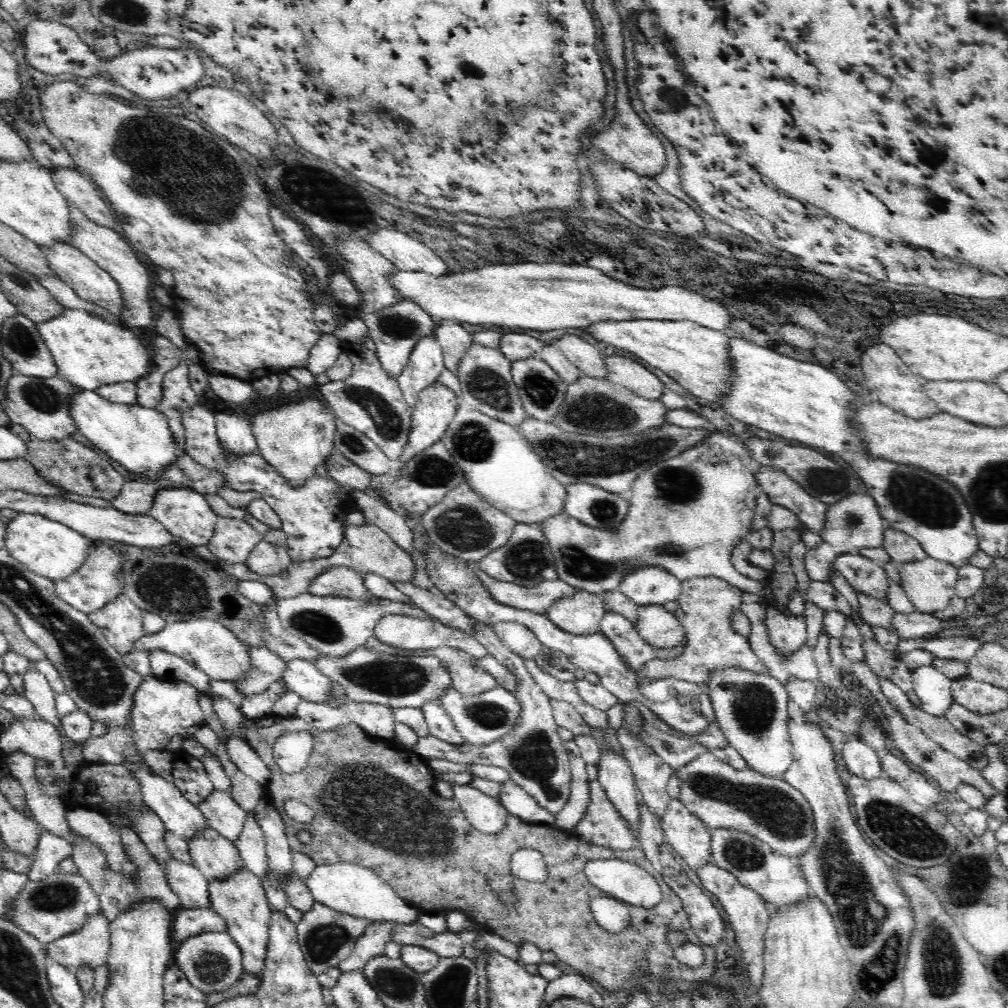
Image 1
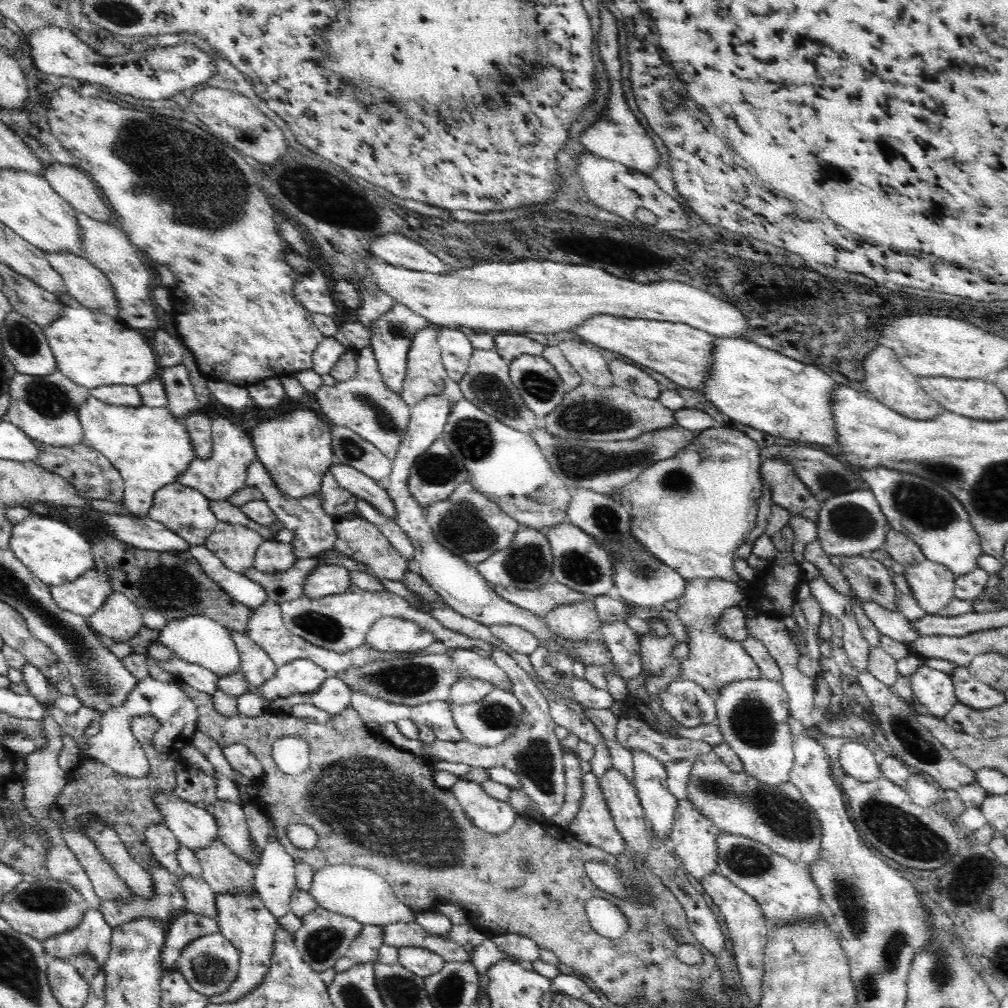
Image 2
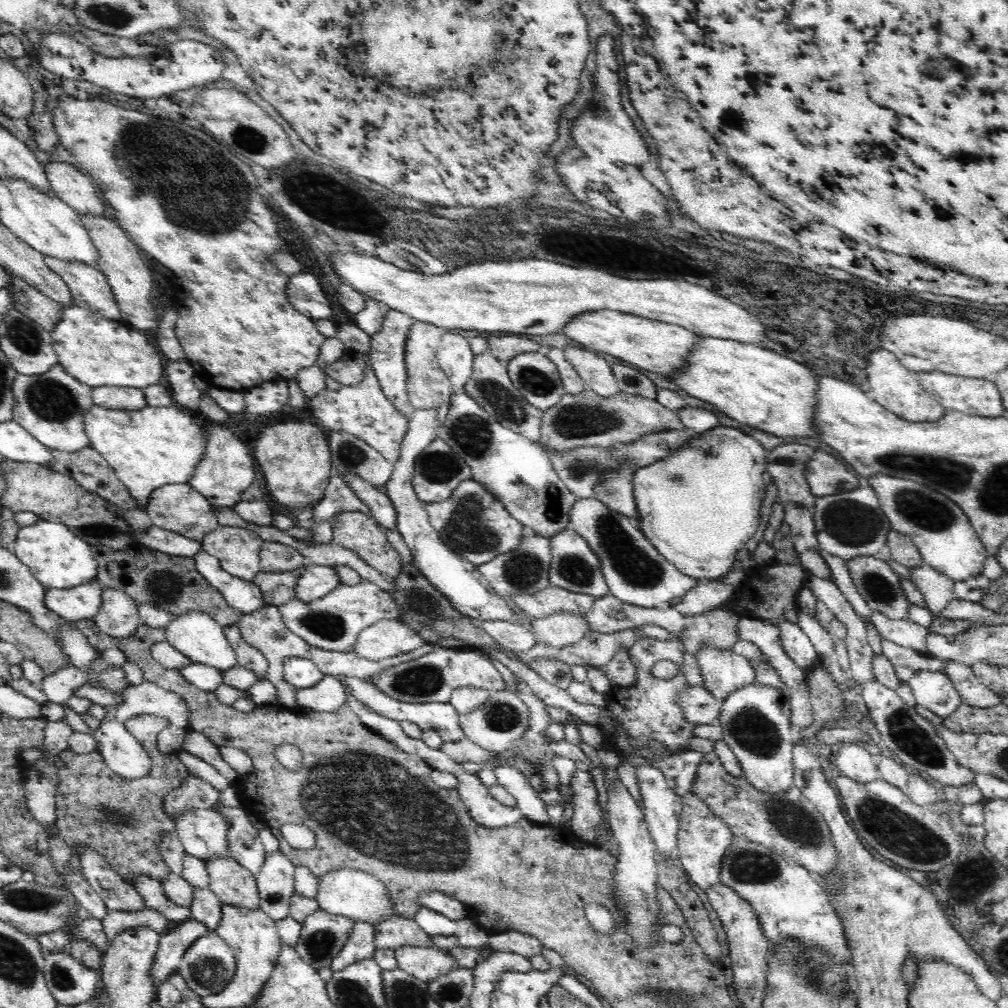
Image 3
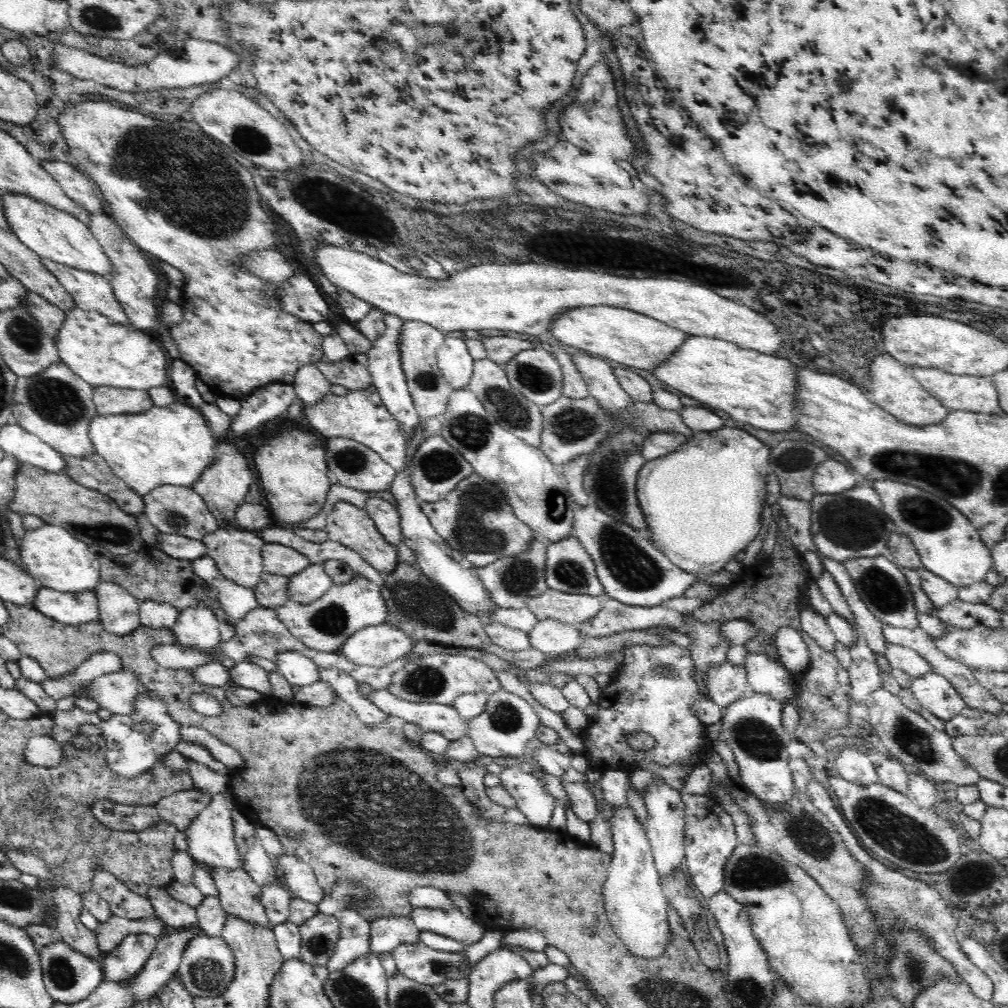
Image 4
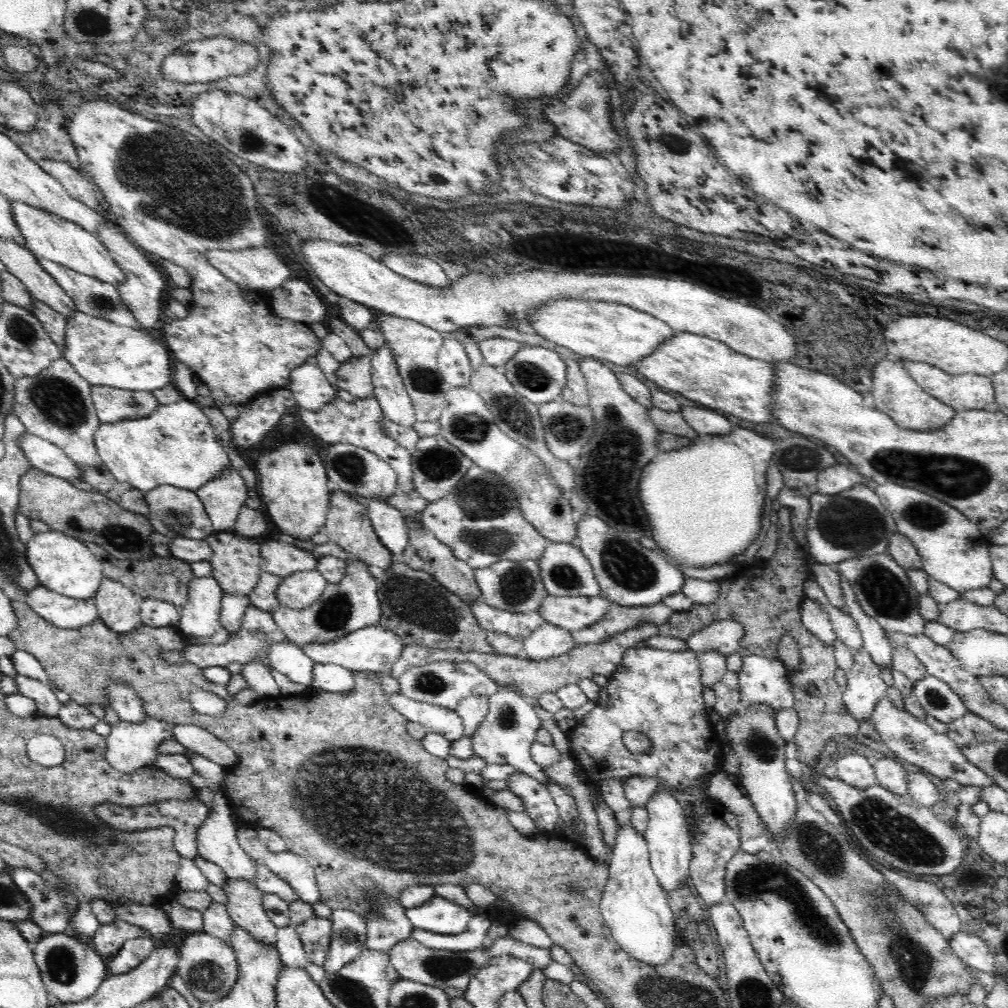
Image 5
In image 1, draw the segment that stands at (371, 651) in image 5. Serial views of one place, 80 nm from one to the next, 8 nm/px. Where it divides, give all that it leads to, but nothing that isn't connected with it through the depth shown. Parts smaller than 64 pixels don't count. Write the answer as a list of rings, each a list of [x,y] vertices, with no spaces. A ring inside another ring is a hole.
[[[404,614],[384,615],[378,620],[374,635],[386,644],[413,650],[417,653],[428,653],[432,648],[440,648],[442,646],[463,650],[478,660],[489,653],[488,649],[474,638],[474,635],[470,635],[470,633],[464,632],[462,629],[454,628],[452,625],[446,625],[446,623],[436,619],[436,617],[429,617],[428,615],[425,617]]]

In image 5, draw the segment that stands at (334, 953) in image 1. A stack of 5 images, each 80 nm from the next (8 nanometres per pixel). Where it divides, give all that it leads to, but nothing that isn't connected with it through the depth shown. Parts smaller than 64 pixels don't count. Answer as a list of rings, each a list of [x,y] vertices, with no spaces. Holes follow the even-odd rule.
[[[314,915],[306,922],[295,925],[301,937],[302,945],[307,956],[307,962],[323,965],[330,952],[334,935],[334,925],[330,917]]]

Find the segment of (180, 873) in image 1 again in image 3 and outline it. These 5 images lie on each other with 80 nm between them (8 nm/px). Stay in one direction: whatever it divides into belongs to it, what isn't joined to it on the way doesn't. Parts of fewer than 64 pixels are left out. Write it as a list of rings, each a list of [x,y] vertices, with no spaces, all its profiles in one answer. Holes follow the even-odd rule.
[[[193,887],[188,907],[192,917],[206,923],[210,929],[216,930],[221,919],[221,902],[218,895],[209,887]]]

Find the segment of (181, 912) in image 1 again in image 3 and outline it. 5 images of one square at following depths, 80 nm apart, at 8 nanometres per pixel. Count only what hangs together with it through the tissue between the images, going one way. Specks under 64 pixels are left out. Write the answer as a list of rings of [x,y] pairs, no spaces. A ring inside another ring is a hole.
[[[188,917],[180,921],[175,928],[162,934],[152,968],[152,979],[156,985],[166,976],[176,973],[186,949],[202,936],[211,936],[216,930],[210,929],[206,923]]]

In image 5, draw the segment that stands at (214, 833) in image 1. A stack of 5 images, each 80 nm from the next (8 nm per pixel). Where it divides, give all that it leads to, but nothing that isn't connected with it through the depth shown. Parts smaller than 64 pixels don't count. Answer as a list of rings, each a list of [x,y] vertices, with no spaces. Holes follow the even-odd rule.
[[[226,877],[221,884],[227,913],[234,924],[248,929],[259,942],[275,942],[277,926],[263,908],[263,892],[246,877]]]

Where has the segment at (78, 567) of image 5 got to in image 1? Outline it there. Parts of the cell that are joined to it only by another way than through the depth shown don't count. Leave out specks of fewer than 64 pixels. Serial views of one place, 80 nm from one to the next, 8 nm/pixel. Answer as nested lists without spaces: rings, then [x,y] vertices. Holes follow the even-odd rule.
[[[16,513],[5,524],[3,547],[27,570],[57,581],[74,572],[82,564],[86,556],[88,540],[90,539],[83,534],[45,516],[34,513]]]

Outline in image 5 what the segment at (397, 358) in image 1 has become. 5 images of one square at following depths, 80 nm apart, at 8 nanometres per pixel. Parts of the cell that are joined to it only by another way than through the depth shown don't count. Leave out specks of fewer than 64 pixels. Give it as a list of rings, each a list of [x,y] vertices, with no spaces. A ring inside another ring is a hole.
[[[384,341],[370,355],[373,394],[378,397],[387,420],[404,426],[414,426],[418,419],[412,399],[398,371],[392,345]]]

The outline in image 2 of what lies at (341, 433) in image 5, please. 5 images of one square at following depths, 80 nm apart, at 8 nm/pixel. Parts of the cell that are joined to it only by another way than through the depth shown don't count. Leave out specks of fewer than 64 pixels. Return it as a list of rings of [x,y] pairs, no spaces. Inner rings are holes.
[[[371,344],[354,351],[356,374],[351,379],[337,382],[335,385],[320,386],[314,392],[316,401],[330,423],[354,430],[393,461],[408,430],[411,407],[404,402],[401,393],[390,389],[384,381]]]

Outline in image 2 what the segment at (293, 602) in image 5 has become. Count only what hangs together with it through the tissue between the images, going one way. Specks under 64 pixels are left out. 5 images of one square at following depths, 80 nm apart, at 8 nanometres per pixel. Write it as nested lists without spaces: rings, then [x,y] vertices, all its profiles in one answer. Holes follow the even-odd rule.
[[[311,563],[310,567],[310,576],[304,584],[304,595],[307,597],[342,594],[356,588],[350,577],[351,570],[344,565]]]

